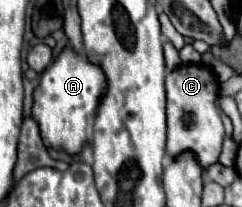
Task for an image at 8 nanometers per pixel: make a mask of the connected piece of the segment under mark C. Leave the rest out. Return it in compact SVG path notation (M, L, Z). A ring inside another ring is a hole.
M202 64L180 66L166 76L166 96L168 96L168 154L176 156L184 150L194 150L198 162L206 168L214 164L222 150L224 126L220 114L214 106L214 98L218 96L218 84L210 68Z

